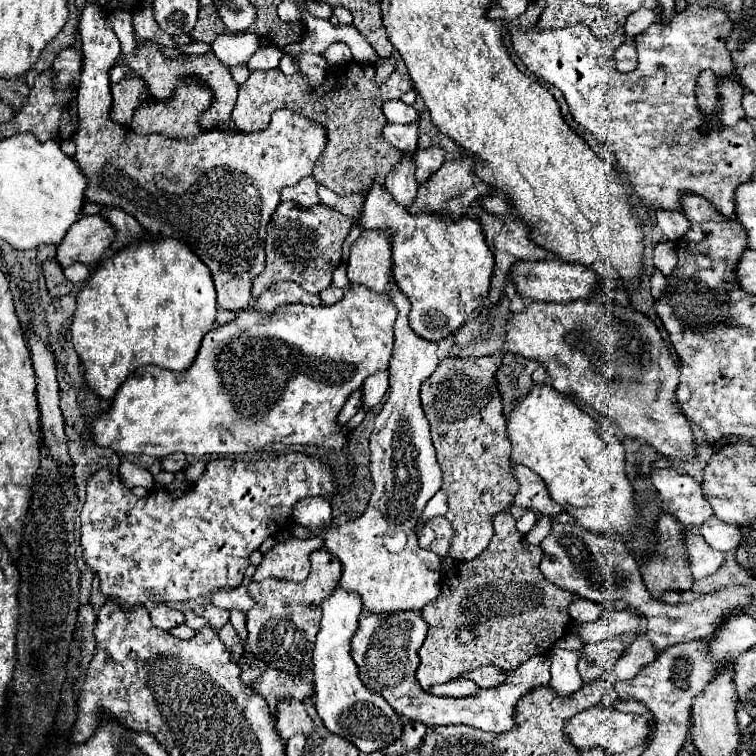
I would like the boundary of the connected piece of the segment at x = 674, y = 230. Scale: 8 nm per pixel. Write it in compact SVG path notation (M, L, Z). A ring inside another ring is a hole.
M656 207L654 215L658 221L658 227L664 231L666 239L670 239L670 241L680 239L682 233L688 231L688 219L680 211L666 211L666 209Z

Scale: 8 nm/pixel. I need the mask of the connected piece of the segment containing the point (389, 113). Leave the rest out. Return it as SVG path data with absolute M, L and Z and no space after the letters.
M390 99L382 105L382 113L392 123L414 123L418 119L418 111L412 105L402 103L400 99Z

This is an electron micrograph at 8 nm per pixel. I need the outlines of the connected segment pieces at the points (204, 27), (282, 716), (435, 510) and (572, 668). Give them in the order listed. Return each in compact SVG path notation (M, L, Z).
M210 3L210 5L202 5L200 7L200 15L198 15L198 23L196 27L190 31L190 37L192 41L202 41L202 43L212 43L214 37L222 35L226 31L218 11L216 11L216 5Z
M284 699L278 703L278 709L276 709L276 727L282 735L282 739L288 739L292 737L294 733L312 733L314 731L314 725L312 725L312 719L308 717L304 705L300 701L294 701L294 699Z
M440 489L440 491L428 501L428 505L426 505L424 513L422 513L422 519L436 517L436 515L446 515L446 511L448 511L448 503L446 503L446 499L448 499L446 491Z
M558 647L552 649L552 653L550 653L552 679L550 679L548 687L554 691L554 695L568 697L584 685L580 673L576 669L578 657L580 657L580 651L566 651L566 649L558 649Z

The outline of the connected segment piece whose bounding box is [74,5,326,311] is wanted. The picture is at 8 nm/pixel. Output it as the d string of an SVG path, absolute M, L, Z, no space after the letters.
M88 5L80 19L80 35L84 43L84 69L76 99L80 129L74 135L74 143L76 163L80 171L88 177L88 187L84 191L86 199L98 205L120 207L122 211L132 215L146 233L152 233L154 237L176 237L186 241L192 251L210 267L218 291L218 305L228 311L248 309L252 299L252 281L264 269L264 239L268 219L280 203L282 189L298 183L306 175L312 175L314 161L326 145L324 129L320 129L320 125L312 125L312 121L304 121L304 117L300 115L292 115L282 109L272 115L268 129L256 131L252 135L232 135L210 129L184 139L172 139L156 133L140 137L130 127L118 125L110 119L112 93L108 71L112 69L112 61L116 61L116 53L120 53L120 41L108 25L106 13L102 9L94 9L94 5Z

